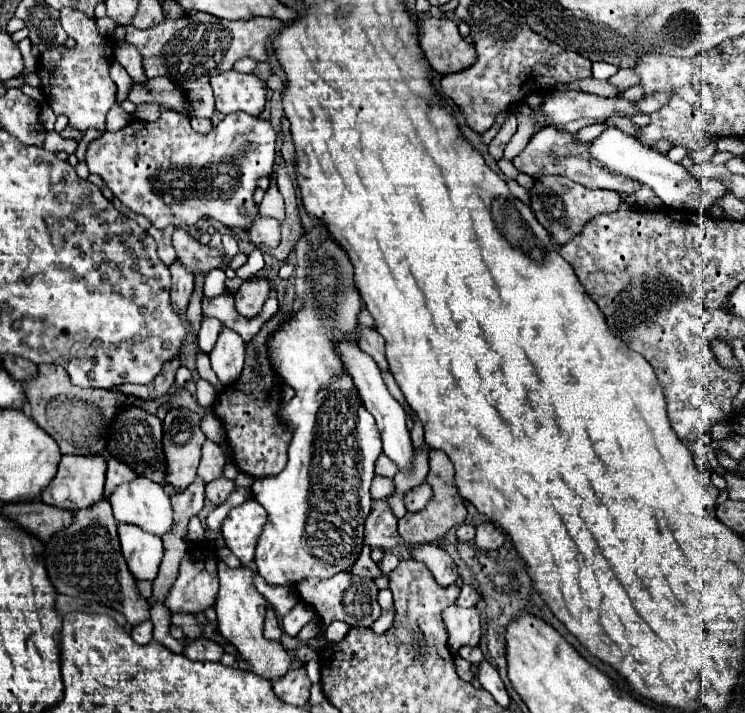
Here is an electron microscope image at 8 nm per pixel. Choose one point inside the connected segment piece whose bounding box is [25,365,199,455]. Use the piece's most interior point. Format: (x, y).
(76, 418)

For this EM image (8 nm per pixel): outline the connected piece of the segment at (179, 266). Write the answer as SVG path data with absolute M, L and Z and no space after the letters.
M177 259L175 263L169 265L171 277L173 277L173 291L171 291L171 299L175 303L175 309L183 315L189 303L189 297L193 293L193 273Z

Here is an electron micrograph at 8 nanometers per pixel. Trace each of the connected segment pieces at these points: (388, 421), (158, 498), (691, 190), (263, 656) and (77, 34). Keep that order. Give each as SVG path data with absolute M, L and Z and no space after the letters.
M339 343L337 347L337 353L343 357L343 365L347 367L347 371L351 373L351 377L355 379L355 385L359 389L359 395L367 407L367 411L375 417L377 421L377 427L379 427L379 433L381 433L381 439L383 439L383 453L399 467L399 471L403 473L409 473L413 469L413 445L411 445L411 437L409 437L409 429L405 425L405 411L403 407L391 397L391 393L387 391L385 387L385 381L381 377L381 369L377 367L377 363L367 355L363 353L355 343Z
M135 479L133 483L123 483L119 485L113 495L109 497L109 503L113 507L113 515L117 521L127 521L127 523L135 523L137 527L163 537L165 533L169 533L175 525L173 521L173 507L169 501L169 495L165 493L163 487L159 487L159 483L151 483L149 479Z
M617 127L605 129L597 139L587 143L587 153L591 161L597 161L611 175L629 177L641 185L647 185L667 207L673 209L709 211L715 203L715 195L727 191L727 187L719 181L697 181L683 165L669 161L667 155L653 151L651 147L643 147L635 137L623 133Z
M219 565L221 587L213 607L217 611L217 623L219 623L221 635L237 647L241 657L249 663L249 671L275 681L287 673L287 669L291 667L291 657L287 655L281 643L271 643L263 637L263 619L265 619L267 601L255 589L253 577L255 573L249 567L241 565L237 569L229 569L227 565Z
M69 7L61 9L61 25L63 25L65 33L75 39L76 46L73 49L66 49L64 46L51 47L41 55L39 67L37 67L37 73L41 77L41 91L47 99L47 103L51 105L51 109L55 111L55 115L69 117L69 125L75 127L77 131L85 133L91 127L97 129L97 131L105 131L105 115L117 101L115 99L117 87L111 81L109 73L110 67L115 61L114 47L105 36L97 31L95 18L91 19L83 13L79 13L79 11L73 11Z

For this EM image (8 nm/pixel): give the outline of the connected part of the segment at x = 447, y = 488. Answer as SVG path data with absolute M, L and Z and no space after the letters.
M441 451L429 453L429 475L425 481L433 487L433 499L427 503L427 507L423 511L407 513L398 521L399 535L411 545L439 543L445 537L445 533L453 525L461 525L467 515L467 509L465 509L459 493L455 489L455 483L453 483L453 465L445 453L441 453Z

